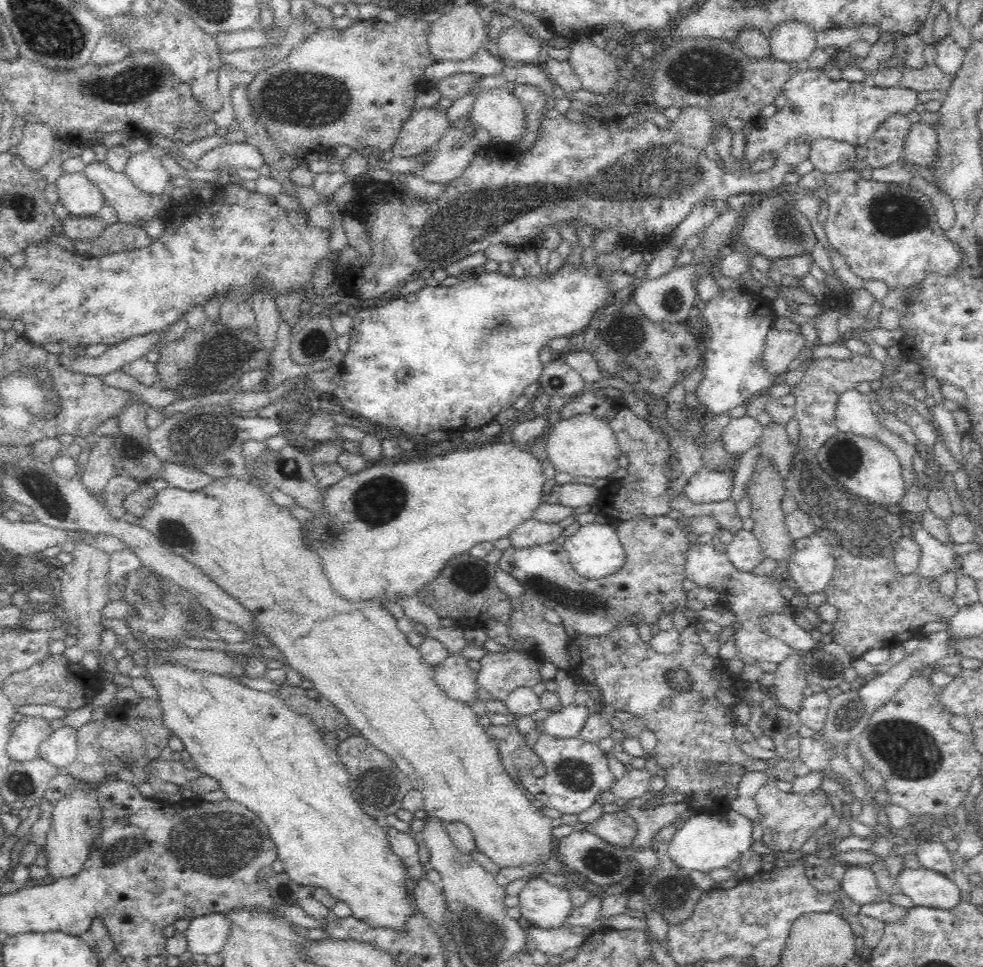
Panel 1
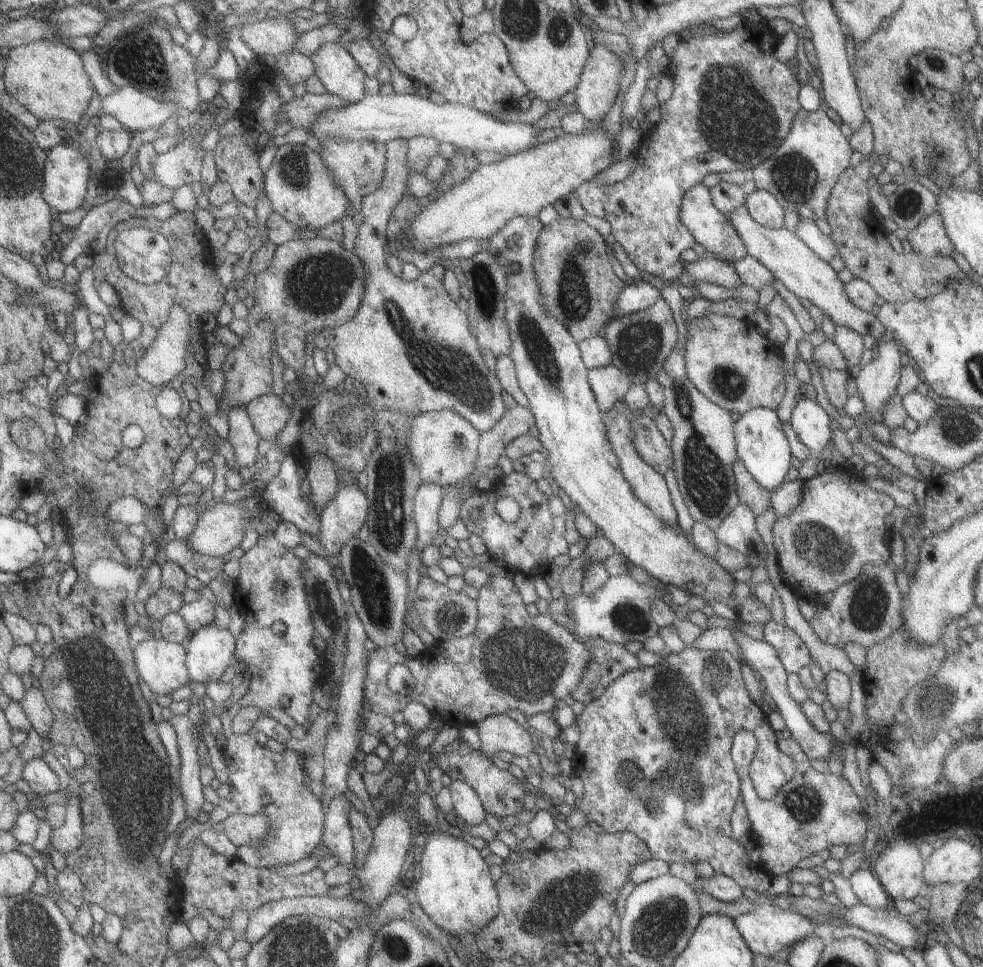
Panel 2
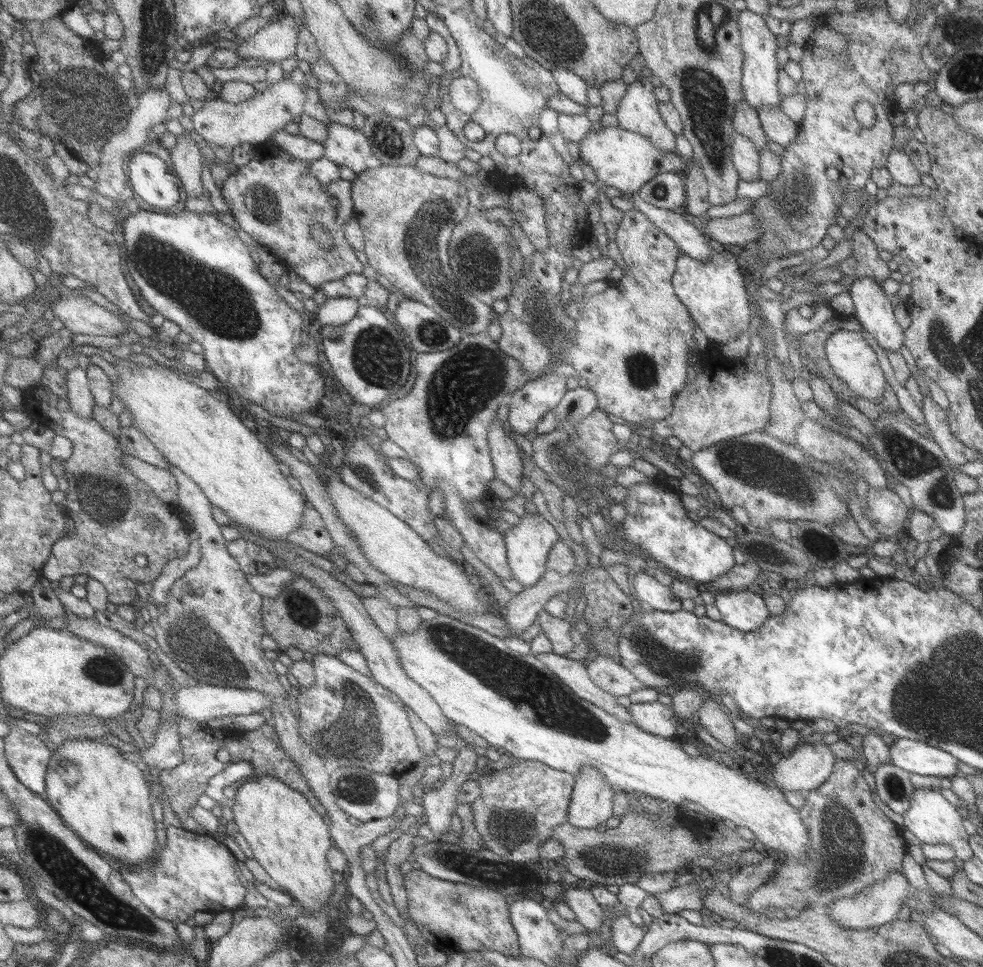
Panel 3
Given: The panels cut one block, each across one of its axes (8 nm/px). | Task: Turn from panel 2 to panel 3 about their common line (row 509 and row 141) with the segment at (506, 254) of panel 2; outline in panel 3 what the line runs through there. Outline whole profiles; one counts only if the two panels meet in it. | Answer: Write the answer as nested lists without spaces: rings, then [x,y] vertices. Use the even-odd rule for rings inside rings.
[[[602,127],[597,131],[589,131],[578,142],[579,160],[588,164],[596,176],[597,183],[602,186],[617,188],[626,195],[637,192],[639,188],[659,173],[683,174],[682,161],[677,152],[661,152],[647,138],[627,132],[619,127]]]

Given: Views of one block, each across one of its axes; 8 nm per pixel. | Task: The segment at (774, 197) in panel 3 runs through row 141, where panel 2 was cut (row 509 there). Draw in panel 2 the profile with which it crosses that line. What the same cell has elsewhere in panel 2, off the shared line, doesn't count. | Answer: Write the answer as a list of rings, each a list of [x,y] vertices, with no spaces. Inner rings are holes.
[[[835,463],[821,474],[815,472],[810,479],[803,480],[799,504],[789,514],[775,519],[771,528],[777,564],[787,588],[797,597],[813,602],[821,594],[832,592],[853,580],[865,564],[881,566],[889,563],[885,516],[893,507],[893,500],[887,494],[869,488],[862,477],[845,463]]]

